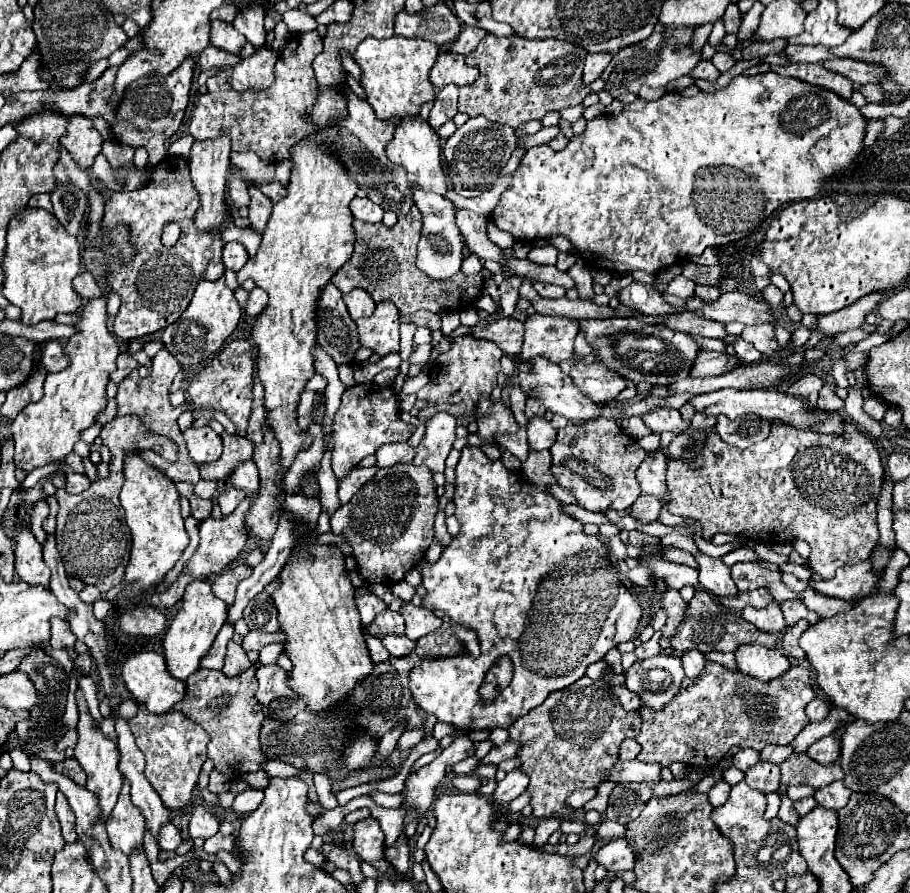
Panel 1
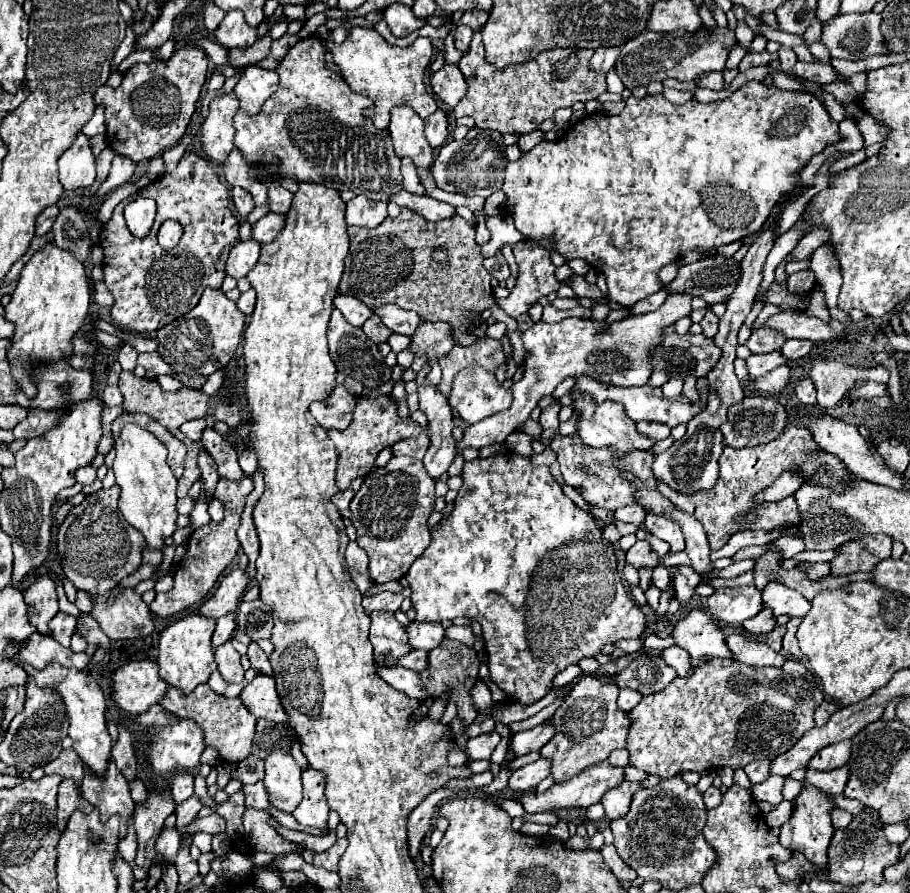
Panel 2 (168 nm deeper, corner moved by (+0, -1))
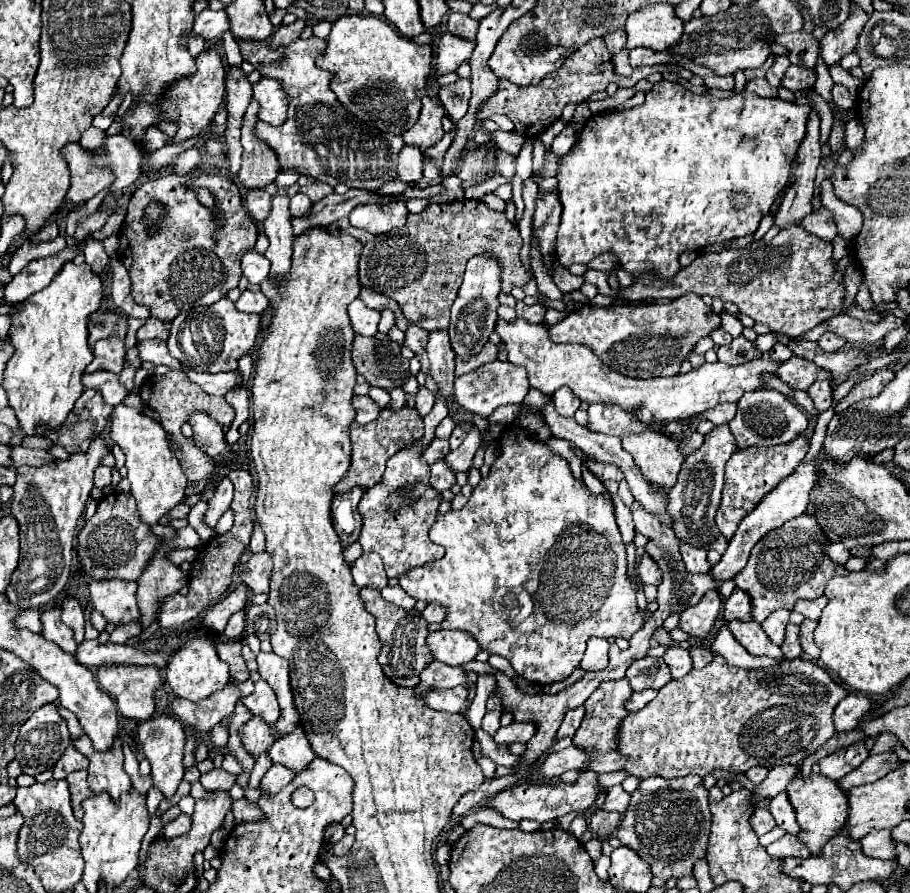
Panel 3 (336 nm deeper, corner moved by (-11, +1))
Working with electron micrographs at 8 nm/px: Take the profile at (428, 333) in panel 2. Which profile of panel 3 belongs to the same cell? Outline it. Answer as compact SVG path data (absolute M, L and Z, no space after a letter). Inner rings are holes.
M410 324L404 330L404 346L408 346L414 354L424 352L424 348L426 348L426 330Z

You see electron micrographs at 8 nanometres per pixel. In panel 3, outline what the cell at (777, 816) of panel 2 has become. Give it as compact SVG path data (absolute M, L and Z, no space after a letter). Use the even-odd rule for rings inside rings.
M756 808L750 816L750 826L758 836L762 836L762 834L770 832L776 824L774 824L774 818L770 816L768 808Z

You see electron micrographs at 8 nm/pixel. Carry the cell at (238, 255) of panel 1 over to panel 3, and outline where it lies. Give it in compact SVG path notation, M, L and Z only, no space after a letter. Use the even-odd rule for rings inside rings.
M250 250L242 256L242 272L250 284L260 284L262 280L268 278L270 262L264 258L264 254Z

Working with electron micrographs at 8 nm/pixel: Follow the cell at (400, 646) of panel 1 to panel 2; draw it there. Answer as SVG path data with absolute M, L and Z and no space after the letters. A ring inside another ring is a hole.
M411 650L405 656L399 658L399 664L413 670L413 672L421 672L427 666L427 652L423 650Z

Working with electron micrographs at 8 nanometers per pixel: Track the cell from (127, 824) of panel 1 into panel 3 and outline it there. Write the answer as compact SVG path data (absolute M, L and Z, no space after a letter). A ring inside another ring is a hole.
M82 732L78 738L72 738L72 746L90 760L88 784L94 794L108 792L112 800L118 800L122 792L128 792L132 788L130 776L122 768L124 754L120 738L116 738L108 750L98 752L92 748L90 738Z

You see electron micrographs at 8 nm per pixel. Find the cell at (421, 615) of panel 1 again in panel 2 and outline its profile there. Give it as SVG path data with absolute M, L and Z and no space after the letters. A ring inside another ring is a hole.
M413 620L405 630L409 634L411 648L419 648L419 650L431 650L431 648L439 646L441 638L445 636L445 630L439 622Z

